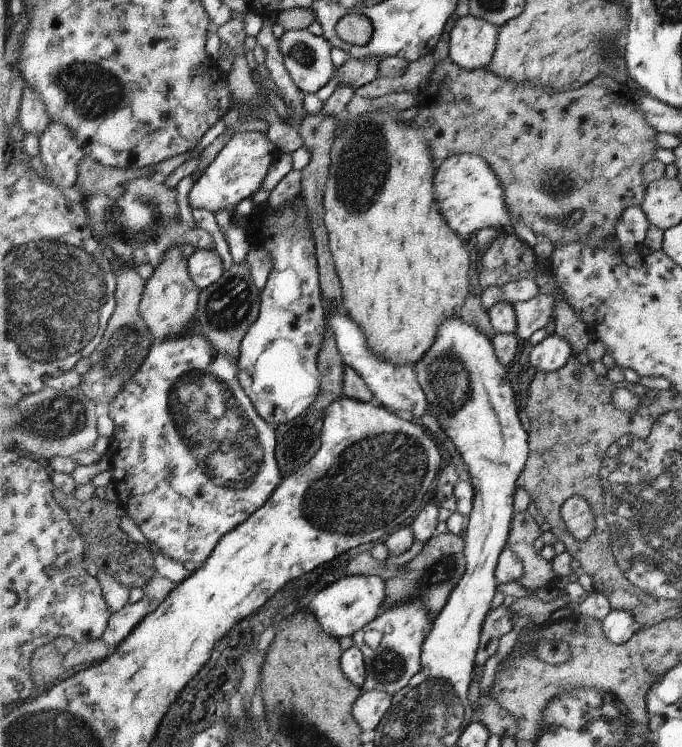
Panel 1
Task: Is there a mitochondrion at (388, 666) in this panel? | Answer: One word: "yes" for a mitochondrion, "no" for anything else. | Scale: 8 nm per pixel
yes

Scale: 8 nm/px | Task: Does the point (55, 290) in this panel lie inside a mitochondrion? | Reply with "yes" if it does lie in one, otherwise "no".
yes

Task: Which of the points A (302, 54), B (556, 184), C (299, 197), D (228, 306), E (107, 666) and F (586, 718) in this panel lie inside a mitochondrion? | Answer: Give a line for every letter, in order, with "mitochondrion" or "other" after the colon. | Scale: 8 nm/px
A: mitochondrion
B: mitochondrion
C: other
D: mitochondrion
E: other
F: mitochondrion

